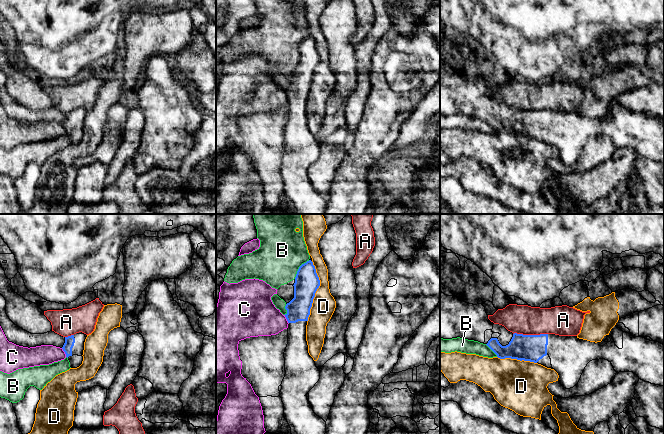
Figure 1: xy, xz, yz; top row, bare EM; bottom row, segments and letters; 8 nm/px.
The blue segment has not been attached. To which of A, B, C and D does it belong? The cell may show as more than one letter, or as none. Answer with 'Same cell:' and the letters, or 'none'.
Same cell: none

